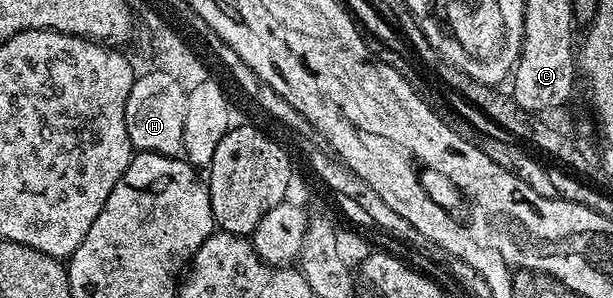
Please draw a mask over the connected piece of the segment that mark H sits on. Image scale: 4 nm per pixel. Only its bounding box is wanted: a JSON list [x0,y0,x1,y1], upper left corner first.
[124,69,186,156]

